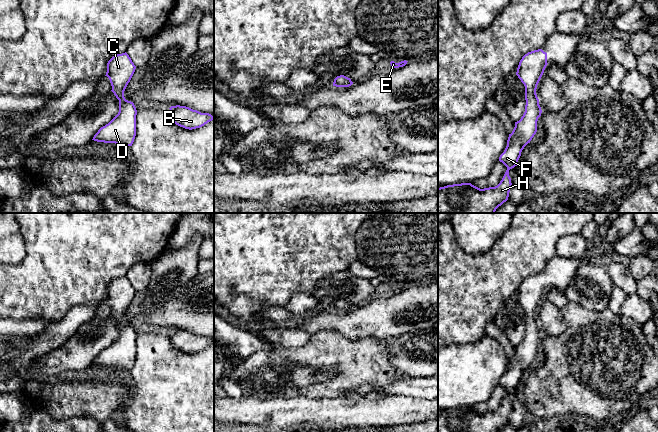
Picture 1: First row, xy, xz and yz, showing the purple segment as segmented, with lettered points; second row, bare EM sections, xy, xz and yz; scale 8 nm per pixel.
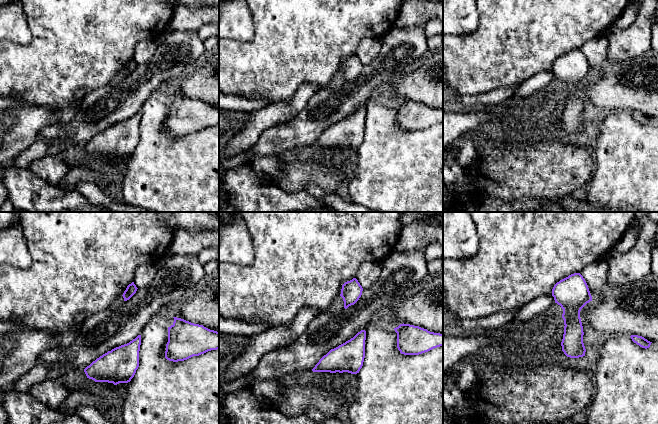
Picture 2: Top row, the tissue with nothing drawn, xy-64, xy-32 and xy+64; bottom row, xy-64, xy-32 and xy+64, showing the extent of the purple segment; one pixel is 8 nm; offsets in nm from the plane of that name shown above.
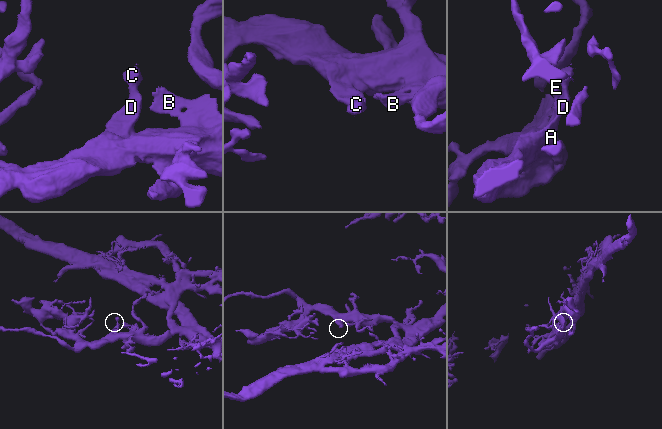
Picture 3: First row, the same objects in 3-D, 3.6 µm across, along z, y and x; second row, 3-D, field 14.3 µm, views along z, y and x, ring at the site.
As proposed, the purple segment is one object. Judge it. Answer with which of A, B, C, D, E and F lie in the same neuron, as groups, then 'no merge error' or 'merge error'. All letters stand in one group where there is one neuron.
groups A B C D E F; no merge error

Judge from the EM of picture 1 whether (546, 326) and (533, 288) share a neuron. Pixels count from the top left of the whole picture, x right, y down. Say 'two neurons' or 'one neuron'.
two neurons

